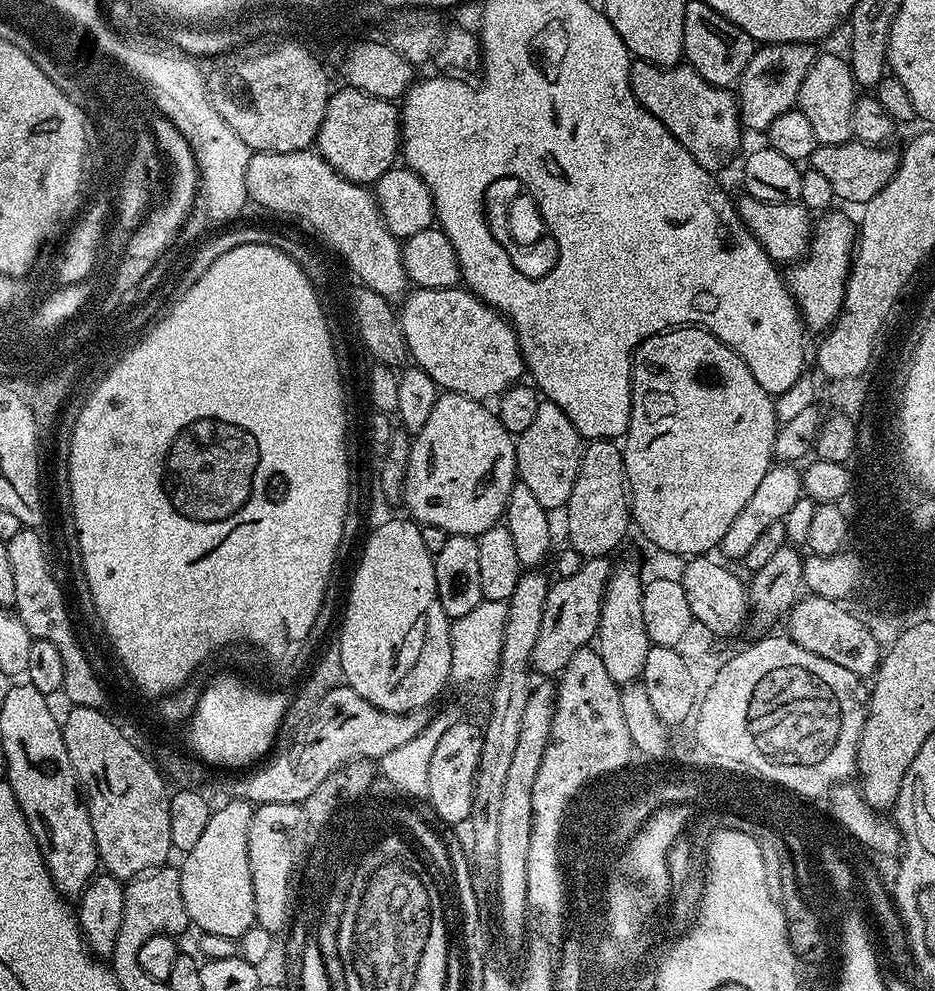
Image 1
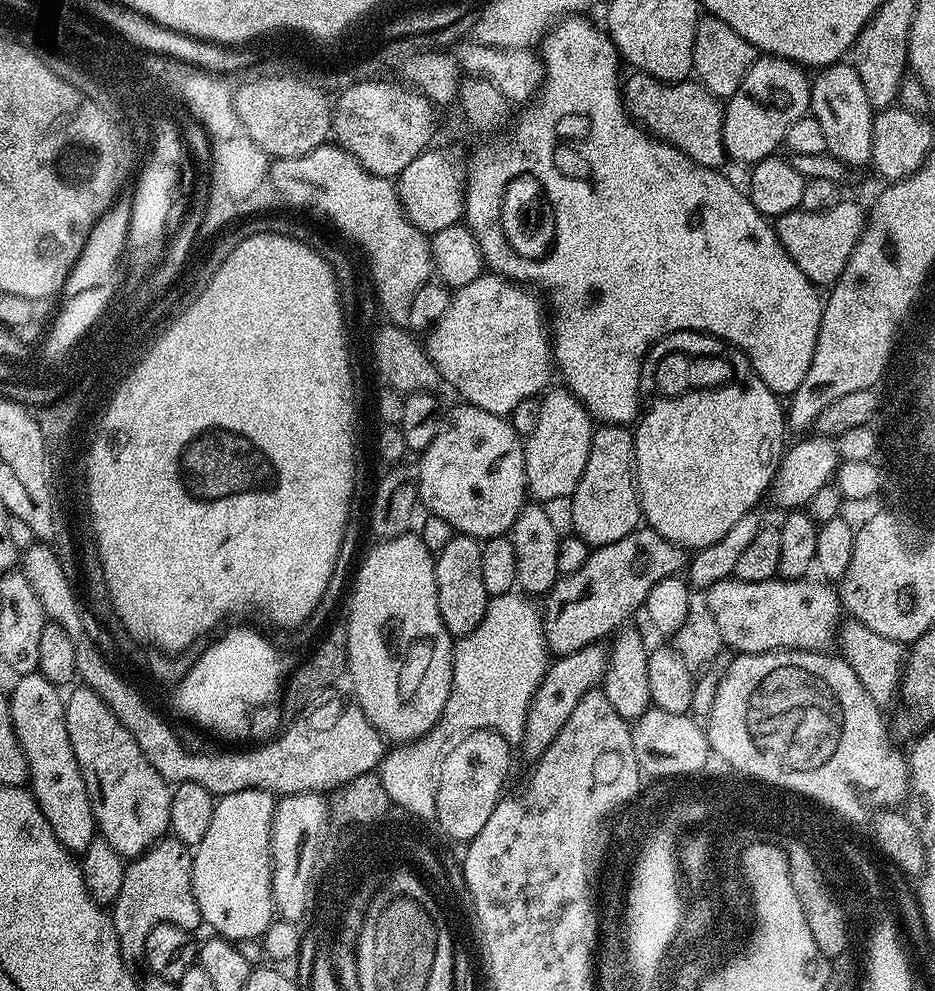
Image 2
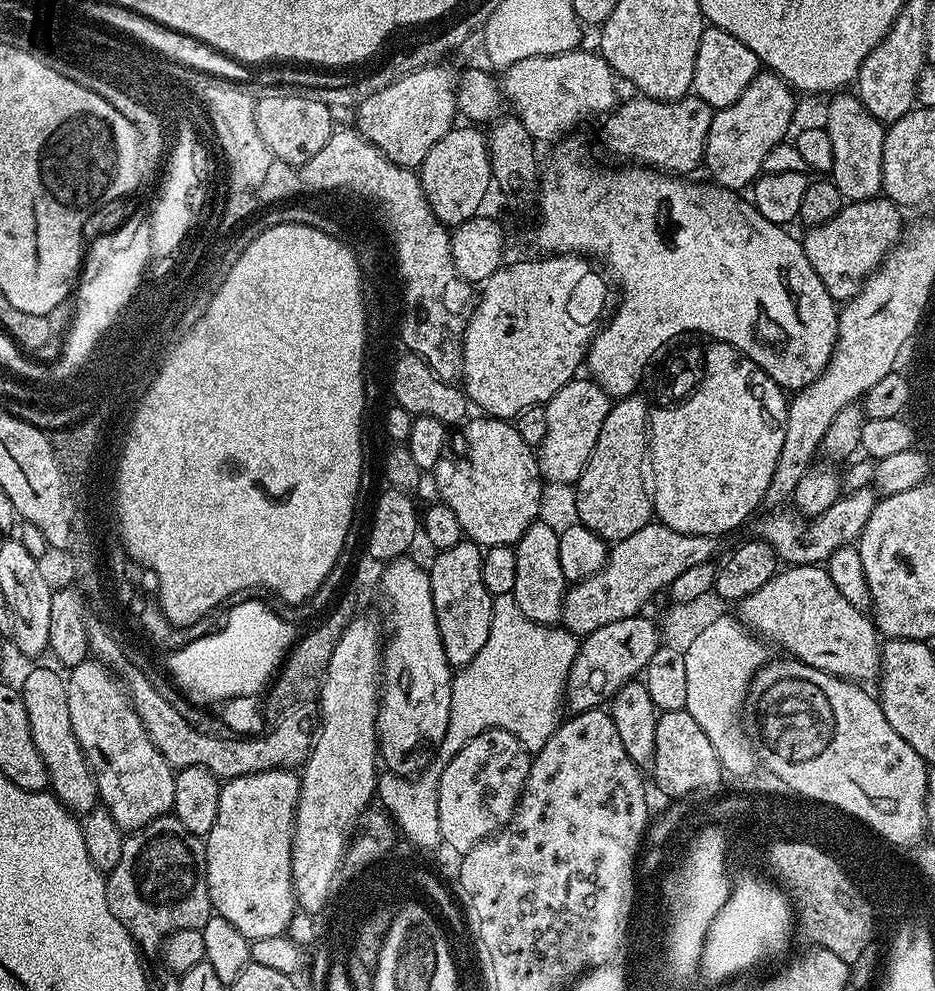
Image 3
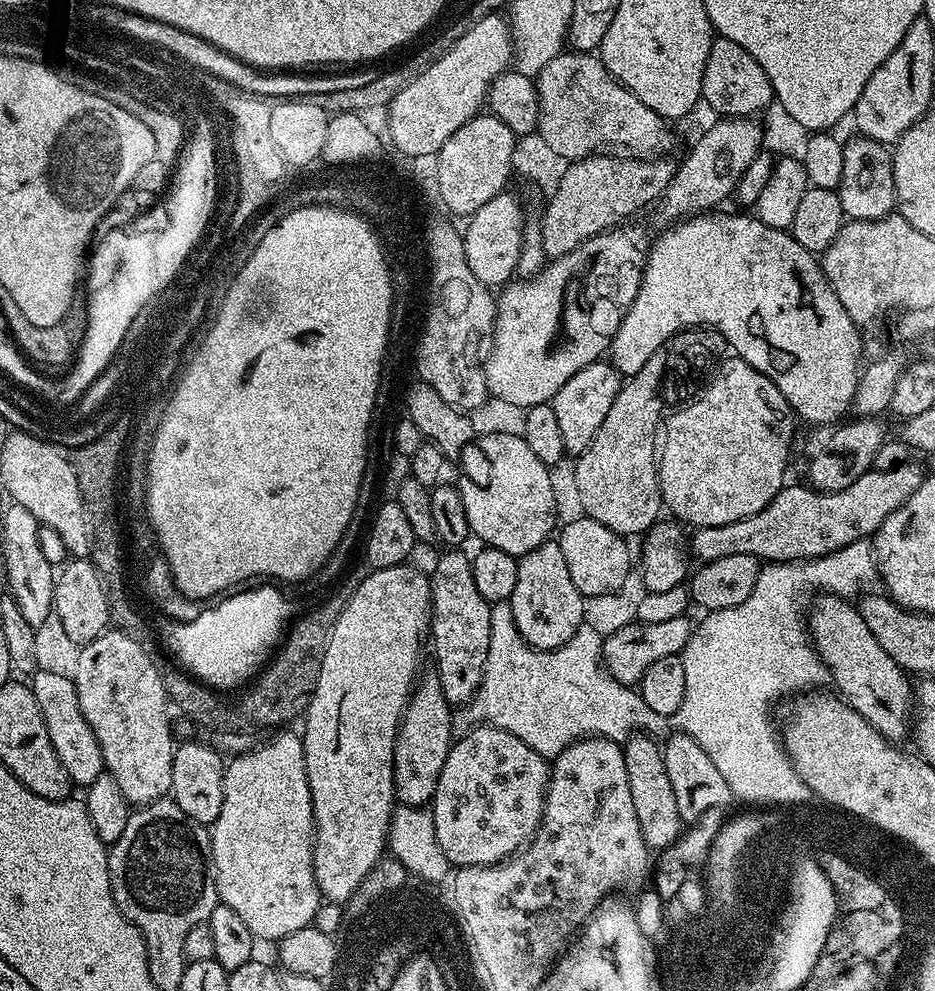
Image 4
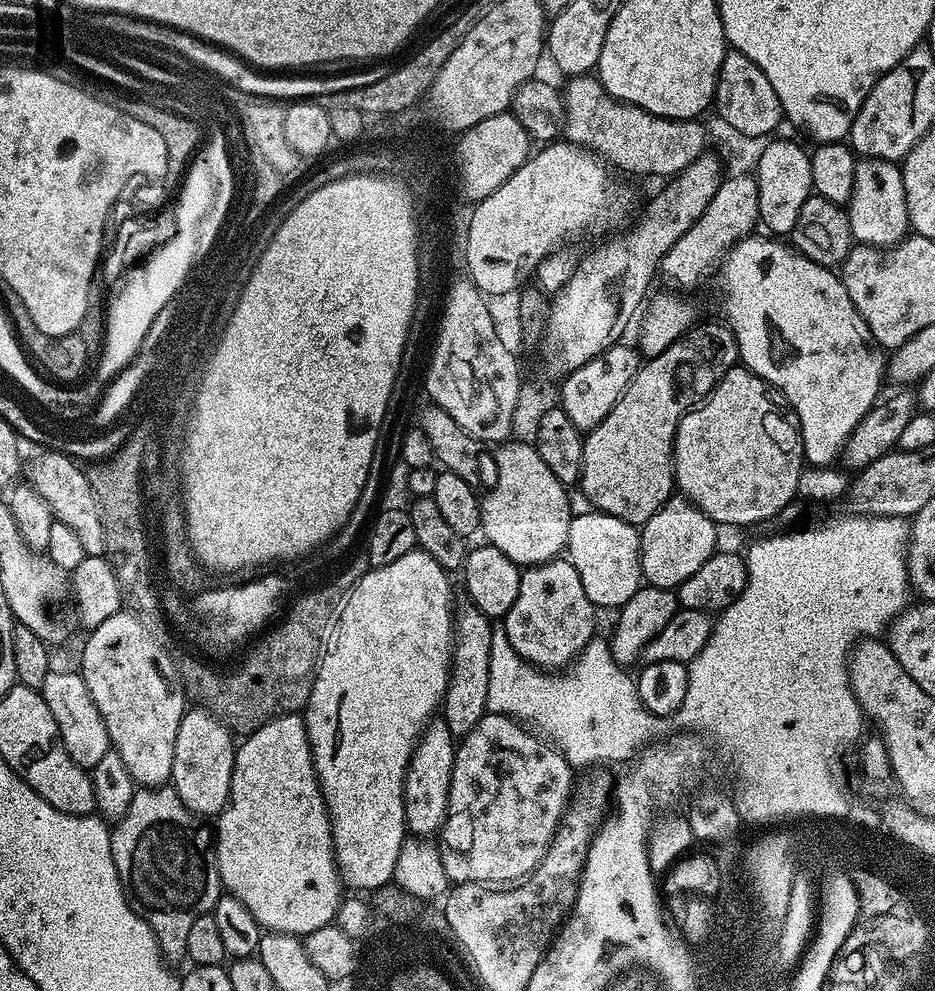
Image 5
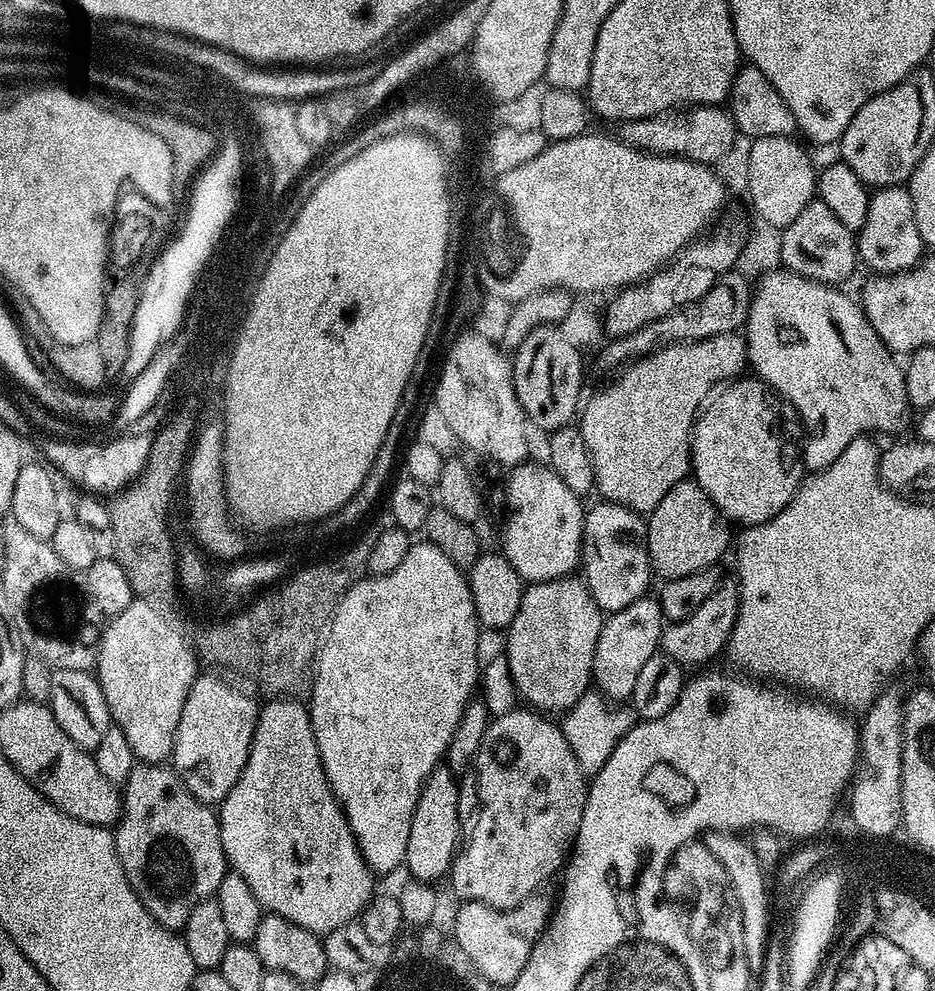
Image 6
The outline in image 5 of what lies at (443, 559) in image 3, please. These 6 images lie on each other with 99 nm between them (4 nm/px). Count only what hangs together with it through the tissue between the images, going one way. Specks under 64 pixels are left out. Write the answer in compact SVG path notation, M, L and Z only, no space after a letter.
M470 602L457 603L454 608L454 643L452 646L452 673L444 695L442 718L453 738L462 738L478 726L488 712L490 690L490 646L493 621L478 606Z

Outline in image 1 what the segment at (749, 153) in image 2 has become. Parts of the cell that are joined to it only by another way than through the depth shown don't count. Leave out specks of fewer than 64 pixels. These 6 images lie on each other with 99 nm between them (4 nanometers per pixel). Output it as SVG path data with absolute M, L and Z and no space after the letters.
M815 43L765 44L757 47L738 81L741 125L747 131L749 128L752 132L764 134L774 118L793 111L797 107L798 90L802 90L802 81L806 79L806 74L810 74L810 66L814 66L817 55Z

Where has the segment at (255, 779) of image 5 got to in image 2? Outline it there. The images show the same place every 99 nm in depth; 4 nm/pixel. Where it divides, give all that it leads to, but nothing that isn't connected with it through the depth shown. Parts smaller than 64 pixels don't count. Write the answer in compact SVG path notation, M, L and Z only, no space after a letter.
M238 790L238 794L226 794L216 800L214 806L214 818L210 818L210 826L206 830L206 838L202 838L200 844L195 845L194 855L192 858L192 885L194 886L194 898L198 902L201 921L205 925L212 927L211 931L215 935L222 936L226 940L260 940L264 932L270 926L274 919L274 909L272 906L272 847L270 838L272 837L272 819L276 809L277 797L266 790Z

